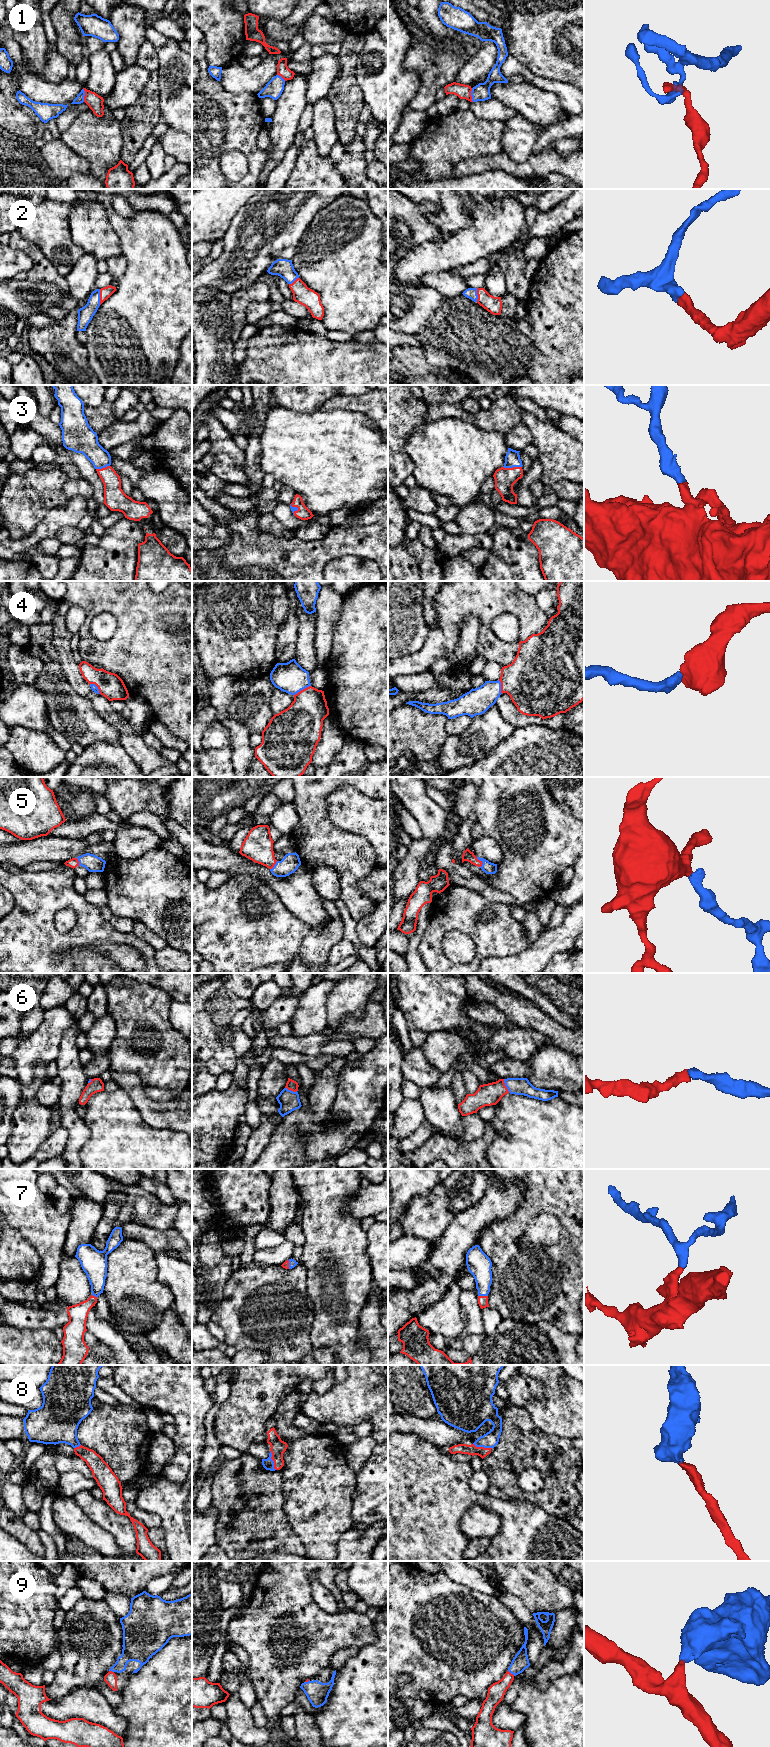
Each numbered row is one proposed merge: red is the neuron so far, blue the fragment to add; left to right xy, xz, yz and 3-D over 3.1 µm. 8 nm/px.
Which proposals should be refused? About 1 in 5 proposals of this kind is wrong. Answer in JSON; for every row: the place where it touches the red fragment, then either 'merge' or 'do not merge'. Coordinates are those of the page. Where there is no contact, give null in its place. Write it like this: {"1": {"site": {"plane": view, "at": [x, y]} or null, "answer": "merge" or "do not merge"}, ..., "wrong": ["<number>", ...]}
{"1": {"site": {"plane": "yz", "at": [470, 95]}, "answer": "do not merge"}, "2": {"site": {"plane": "xy", "at": [100, 297]}, "answer": "merge"}, "3": {"site": {"plane": "yz", "at": [513, 467]}, "answer": "merge"}, "4": {"site": {"plane": "xz", "at": [303, 689]}, "answer": "merge"}, "5": {"site": {"plane": "yz", "at": [481, 862]}, "answer": "merge"}, "6": {"site": {"plane": "yz", "at": [505, 1086]}, "answer": "merge"}, "7": {"site": {"plane": "yz", "at": [483, 1296]}, "answer": "merge"}, "8": {"site": {"plane": "xz", "at": [272, 1459]}, "answer": "merge"}, "9": {"site": {"plane": "yz", "at": [510, 1673]}, "answer": "merge"}, "wrong": ["1"]}

